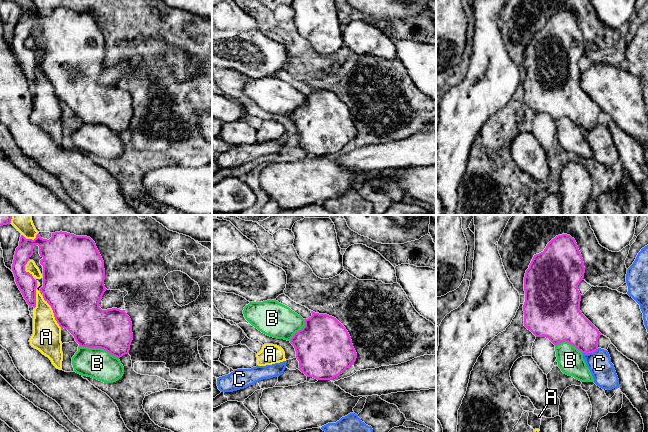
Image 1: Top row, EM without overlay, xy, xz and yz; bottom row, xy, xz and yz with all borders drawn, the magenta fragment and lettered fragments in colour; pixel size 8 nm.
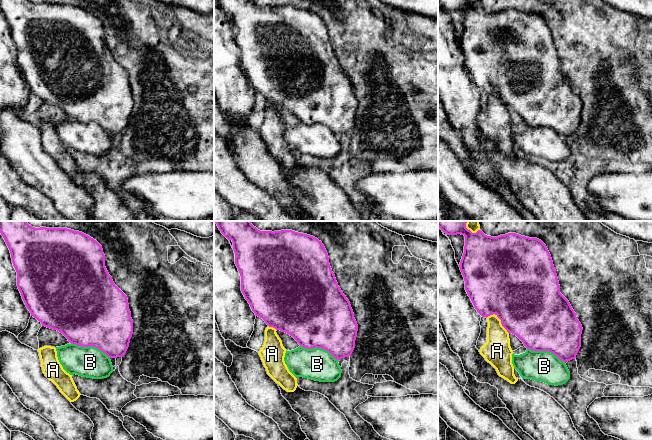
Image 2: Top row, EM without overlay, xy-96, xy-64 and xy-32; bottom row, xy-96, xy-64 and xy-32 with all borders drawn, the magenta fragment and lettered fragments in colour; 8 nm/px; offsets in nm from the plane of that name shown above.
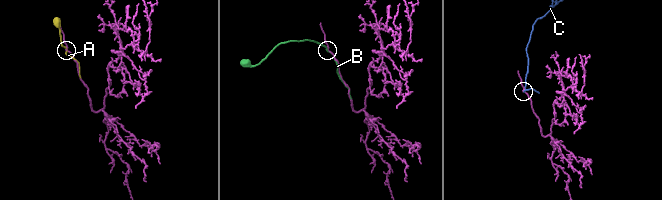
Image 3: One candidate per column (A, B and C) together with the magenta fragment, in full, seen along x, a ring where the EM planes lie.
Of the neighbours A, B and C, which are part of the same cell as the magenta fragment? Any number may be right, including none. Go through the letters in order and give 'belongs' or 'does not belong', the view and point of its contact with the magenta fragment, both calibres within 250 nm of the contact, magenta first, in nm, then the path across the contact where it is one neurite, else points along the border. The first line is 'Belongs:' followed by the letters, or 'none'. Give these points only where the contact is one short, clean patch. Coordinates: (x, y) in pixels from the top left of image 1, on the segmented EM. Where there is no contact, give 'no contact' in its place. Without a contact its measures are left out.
Belongs: B
A: does not belong; contact xy (53, 312); calibres 460 and 240 nm
B: belongs; contact xy (99, 347); calibres 320 and 240 nm
C: does not belong; contact yz (590, 352); calibres 260 and 190 nm

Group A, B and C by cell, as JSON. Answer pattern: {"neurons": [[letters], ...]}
{"neurons": [["A"], ["B"], ["C"]]}

